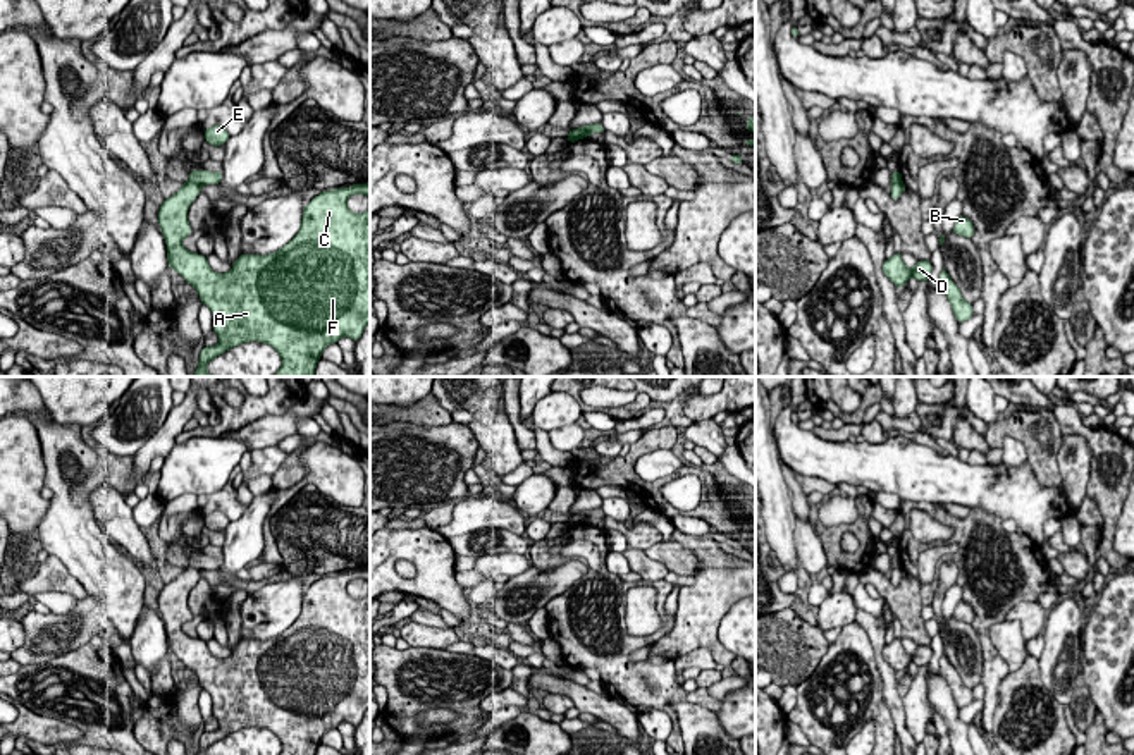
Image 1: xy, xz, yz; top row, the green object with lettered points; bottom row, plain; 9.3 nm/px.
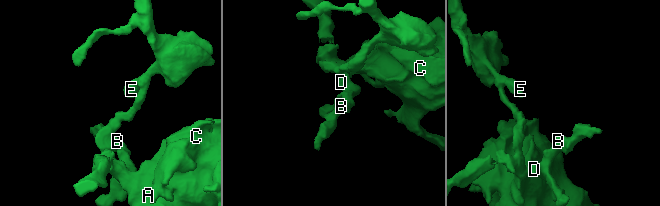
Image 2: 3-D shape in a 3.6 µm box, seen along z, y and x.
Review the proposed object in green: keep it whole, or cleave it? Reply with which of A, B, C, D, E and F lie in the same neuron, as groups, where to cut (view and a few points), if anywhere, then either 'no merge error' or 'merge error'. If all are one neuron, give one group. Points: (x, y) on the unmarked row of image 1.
groups A B C D F / E; cut xy (190, 564), (198, 571); merge error

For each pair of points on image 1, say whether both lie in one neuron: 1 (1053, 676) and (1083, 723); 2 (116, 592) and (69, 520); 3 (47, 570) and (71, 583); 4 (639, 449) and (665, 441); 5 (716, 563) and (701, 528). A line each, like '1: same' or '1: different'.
1: different
2: same
3: same
4: same
5: different

